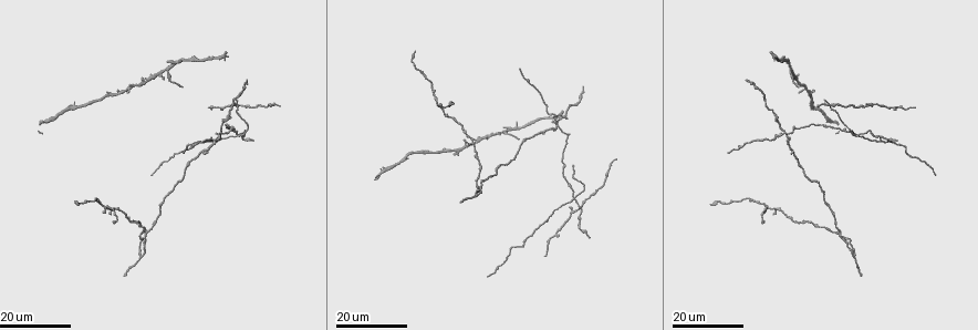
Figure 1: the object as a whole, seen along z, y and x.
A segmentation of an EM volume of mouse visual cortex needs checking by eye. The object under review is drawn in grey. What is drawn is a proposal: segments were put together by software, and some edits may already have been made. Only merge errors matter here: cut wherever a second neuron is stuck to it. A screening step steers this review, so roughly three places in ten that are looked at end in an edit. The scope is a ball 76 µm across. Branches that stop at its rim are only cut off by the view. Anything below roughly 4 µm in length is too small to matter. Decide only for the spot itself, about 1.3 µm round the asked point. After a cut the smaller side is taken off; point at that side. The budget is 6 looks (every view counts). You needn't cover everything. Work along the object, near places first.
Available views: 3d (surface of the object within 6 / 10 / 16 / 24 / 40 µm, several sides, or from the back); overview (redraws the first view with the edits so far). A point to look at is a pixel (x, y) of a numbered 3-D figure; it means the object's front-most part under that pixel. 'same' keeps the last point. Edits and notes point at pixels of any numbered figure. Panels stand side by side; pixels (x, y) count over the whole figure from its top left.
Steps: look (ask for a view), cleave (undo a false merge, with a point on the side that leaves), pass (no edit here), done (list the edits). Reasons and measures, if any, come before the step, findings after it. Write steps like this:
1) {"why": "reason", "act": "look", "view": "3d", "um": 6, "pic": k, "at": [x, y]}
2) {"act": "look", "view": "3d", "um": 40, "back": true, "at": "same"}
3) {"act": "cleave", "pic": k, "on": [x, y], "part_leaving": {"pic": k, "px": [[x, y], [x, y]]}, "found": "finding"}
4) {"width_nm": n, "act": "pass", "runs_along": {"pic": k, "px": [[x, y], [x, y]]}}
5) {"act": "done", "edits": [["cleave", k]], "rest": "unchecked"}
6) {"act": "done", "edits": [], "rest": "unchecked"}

{"why": "looks like a crossing", "act": "look", "view": "3d", "um": 24, "pic": 1, "at": [104, 206]}

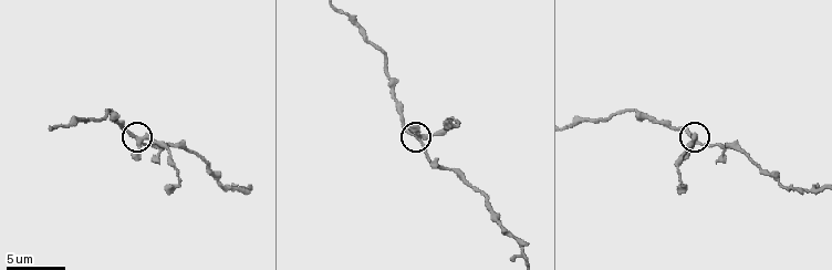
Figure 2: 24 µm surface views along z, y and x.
{"act": "look", "view": "3d", "um": 6, "pic": 2, "at": [420, 137]}

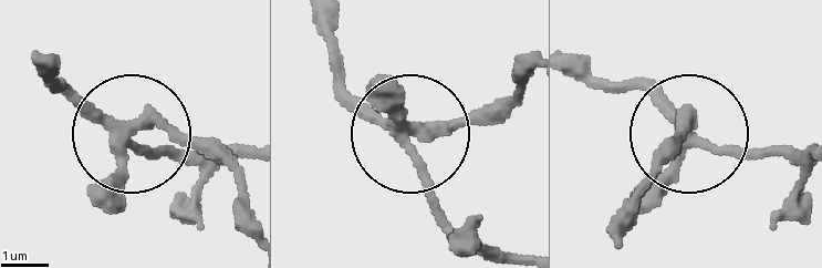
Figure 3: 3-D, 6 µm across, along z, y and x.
{"act": "look", "view": "3d", "um": 6, "back": true, "pic": 3, "at": [133, 125]}

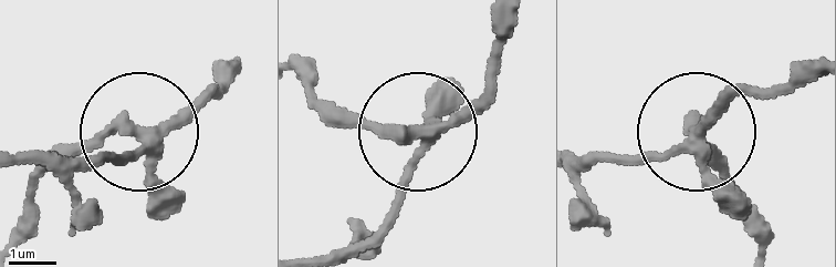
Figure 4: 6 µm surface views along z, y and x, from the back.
{"side_arm_um": 7, "act": "pass", "runs_along": {"pic": 4, "px": [[359, 247], [419, 141], [315, 109]]}, "found": "continuous, no second neuron"}

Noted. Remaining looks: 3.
{"why": "a fork", "act": "look", "view": "3d", "um": 16, "pic": 1, "at": [165, 71]}

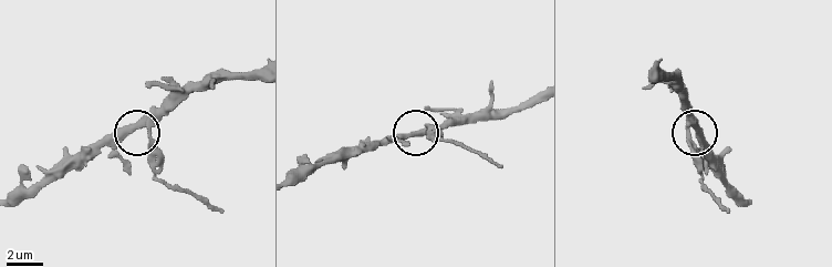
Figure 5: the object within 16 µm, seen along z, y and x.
{"why": "closer look", "act": "look", "view": "3d", "um": 6, "pic": 5, "at": [427, 123]}

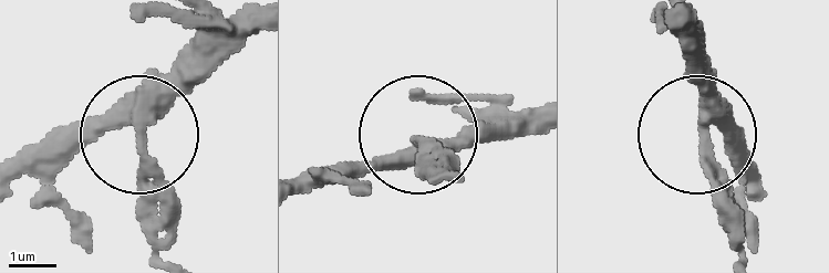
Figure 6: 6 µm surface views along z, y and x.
{"width_nm": 320, "act": "cleave", "pic": 6, "on": [155, 188], "part_leaving": {"pic": 6, "px": [[140, 117], [156, 244]]}, "found": "two neurons meet here"}

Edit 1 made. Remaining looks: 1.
{"act": "done", "edits": [["cleave", 6]], "rest": "unchecked"}

